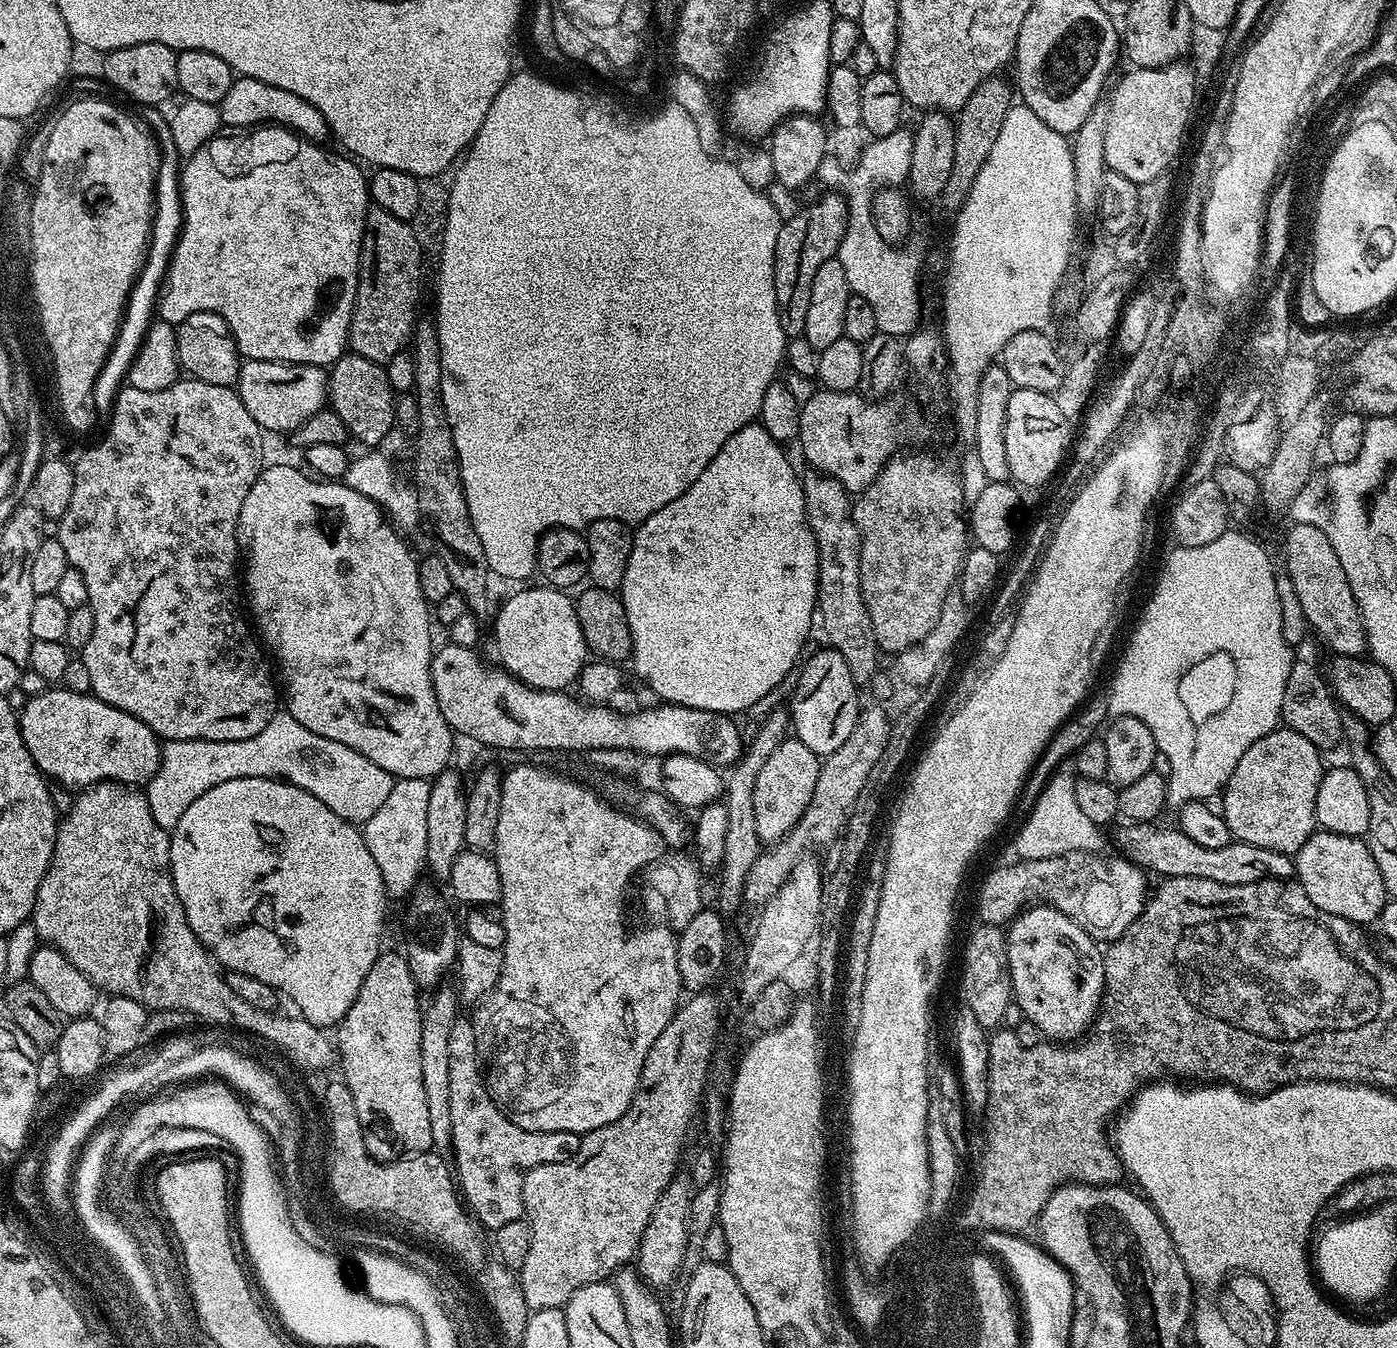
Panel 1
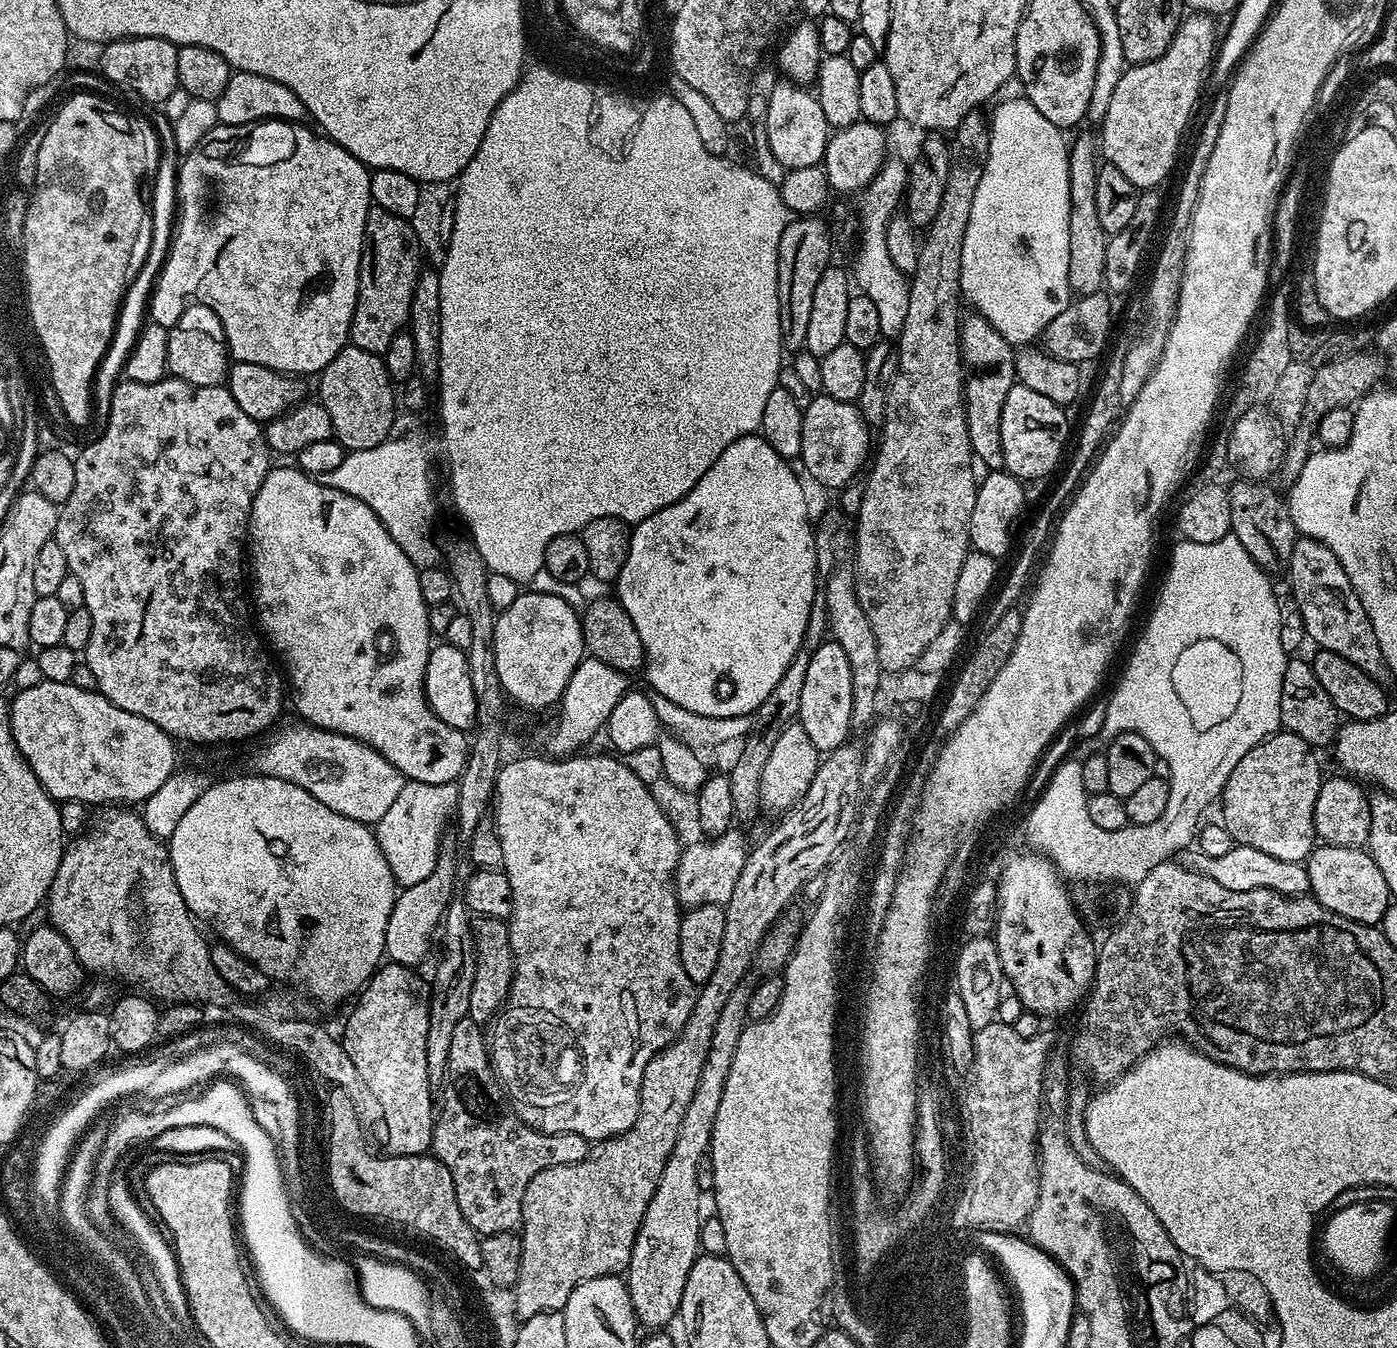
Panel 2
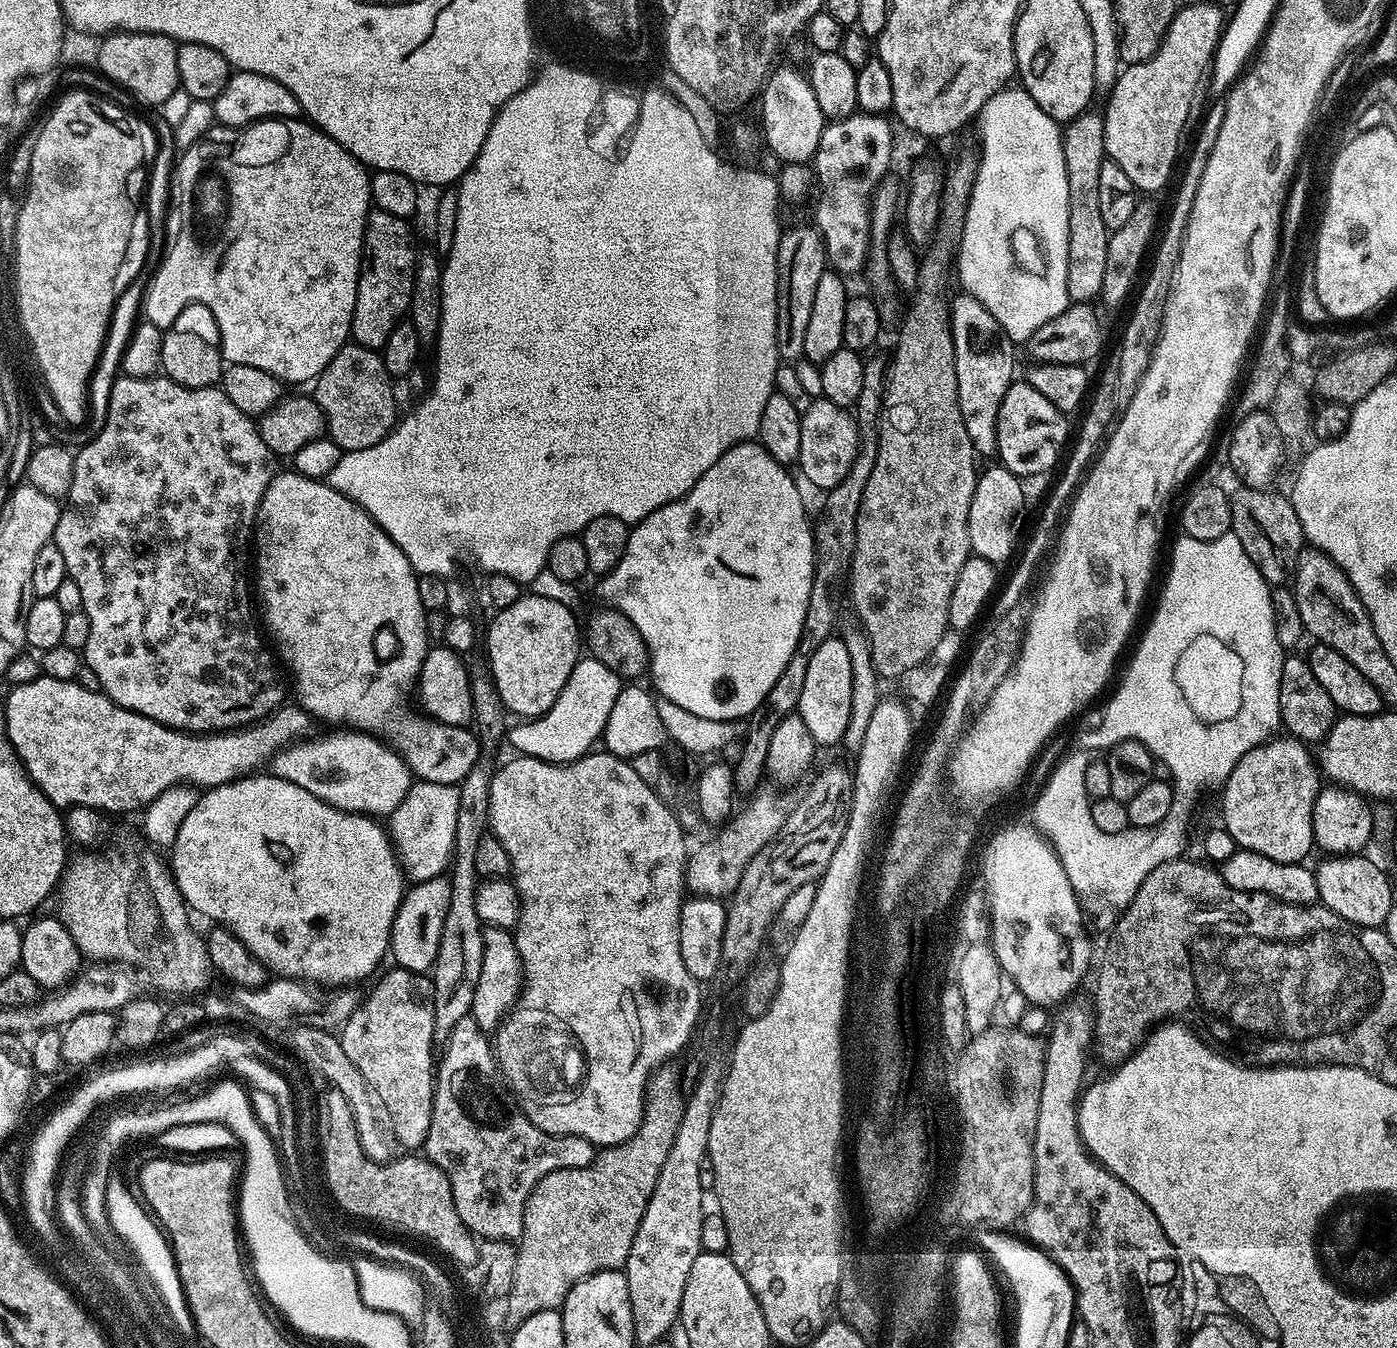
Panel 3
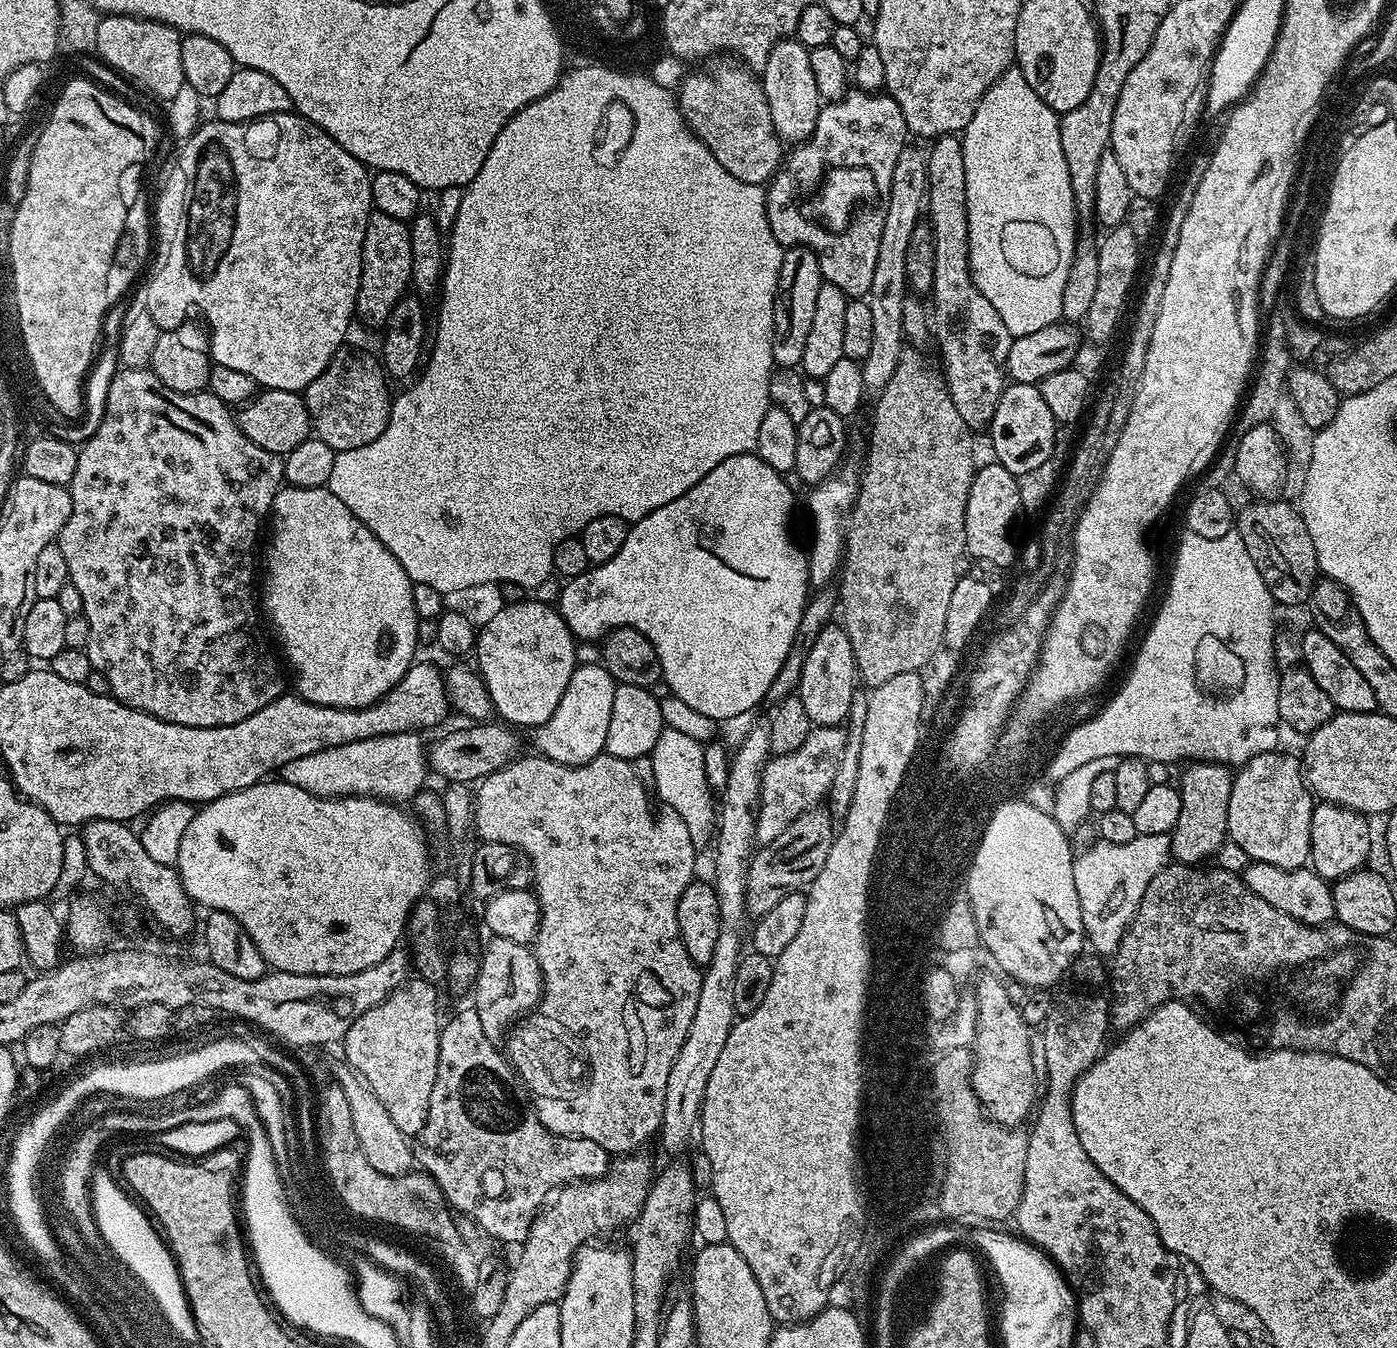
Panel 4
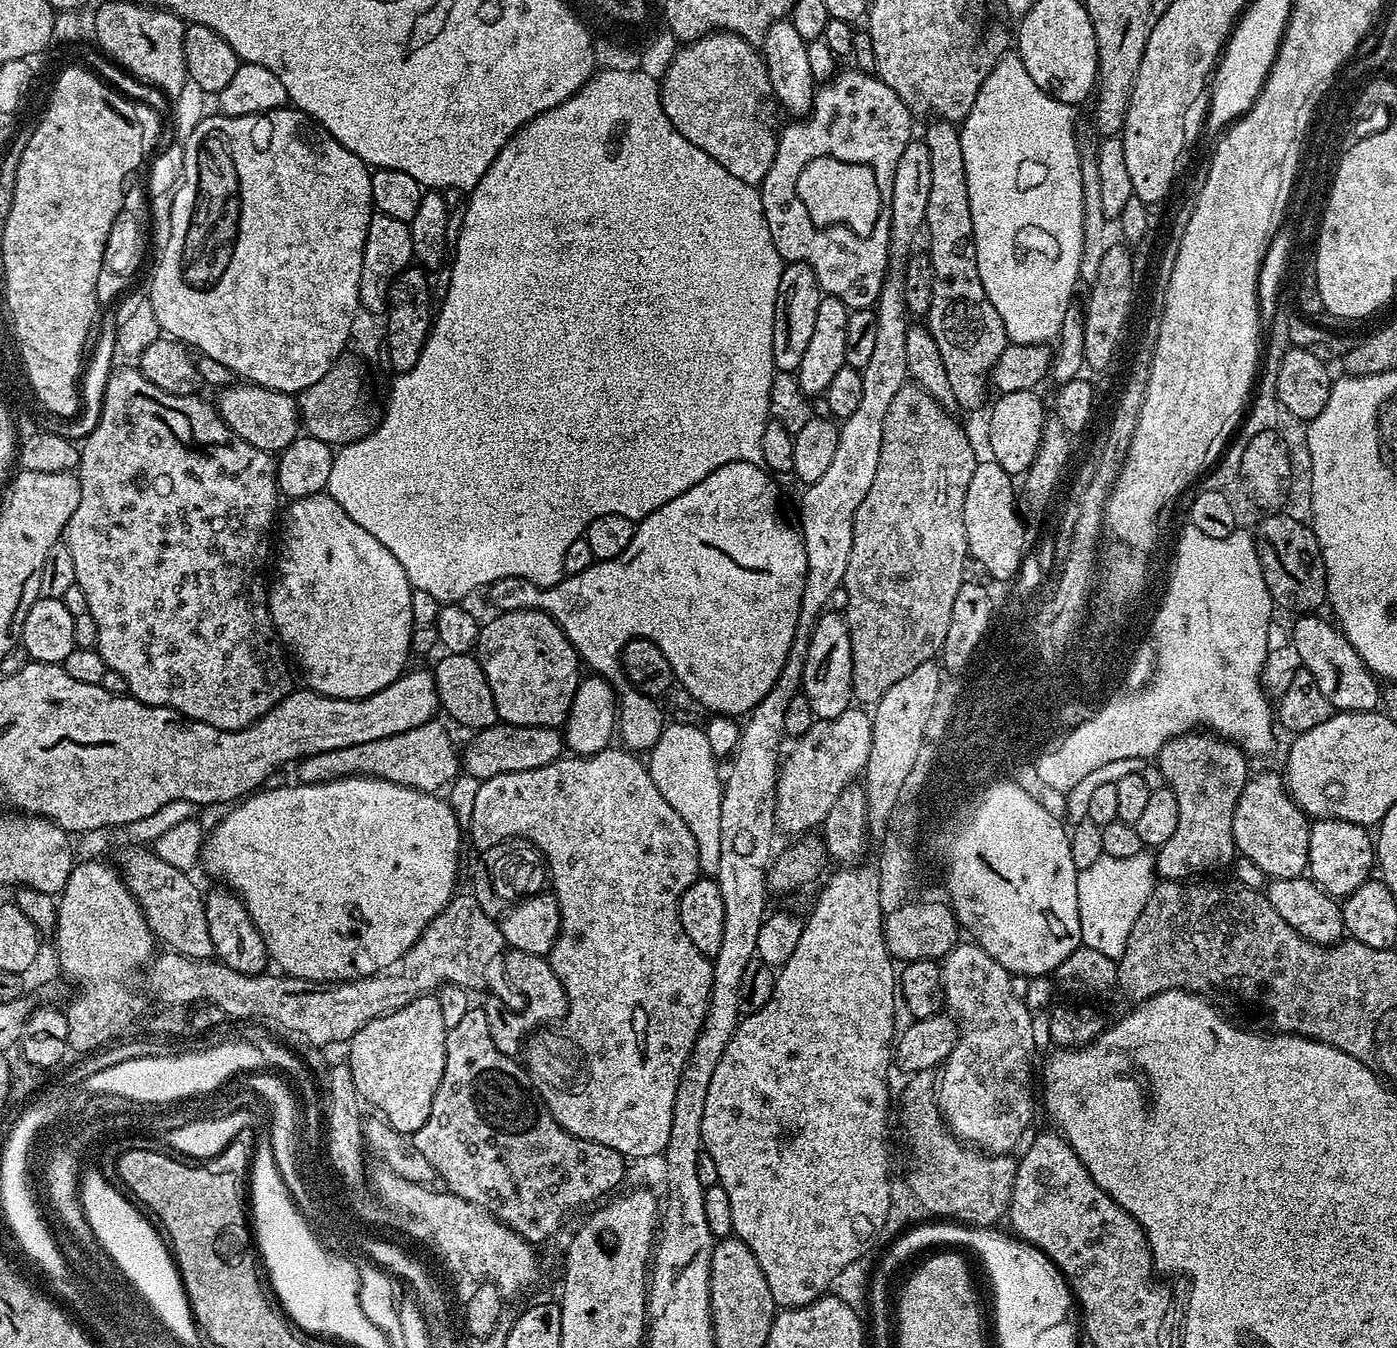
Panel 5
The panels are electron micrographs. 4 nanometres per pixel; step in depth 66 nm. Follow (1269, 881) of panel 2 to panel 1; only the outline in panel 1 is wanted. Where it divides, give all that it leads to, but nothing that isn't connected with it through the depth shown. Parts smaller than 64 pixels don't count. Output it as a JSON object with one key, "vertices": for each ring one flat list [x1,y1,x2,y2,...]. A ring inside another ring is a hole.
{"vertices":[[1128,822,1116,832,1116,844,1121,853,1134,858,1140,868,1149,873,1157,872,1157,877,1167,878,1210,878,1210,882,1222,882,1226,886,1242,886,1257,884,1259,880,1288,880,1294,872,1294,860,1289,853,1266,850,1262,846,1250,846,1233,842,1226,846,1211,848,1198,846,1194,838,1190,838,1179,827,1159,828,1156,822,1137,824]]}

